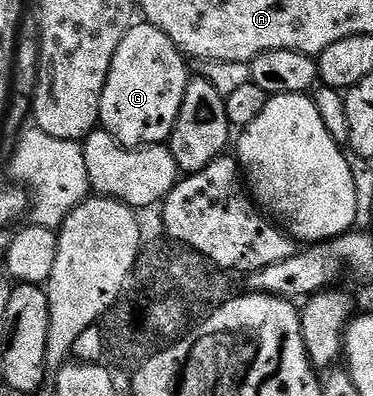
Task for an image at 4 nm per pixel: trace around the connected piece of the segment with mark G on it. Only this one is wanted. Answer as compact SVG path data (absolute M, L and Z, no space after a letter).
M148 23L134 24L127 31L123 43L119 43L119 51L115 51L115 59L109 68L107 83L101 96L100 124L121 145L144 147L168 142L175 127L175 119L179 115L179 107L183 107L187 83L191 79L191 72L189 73L185 64L185 54L167 34L159 31L159 27Z

